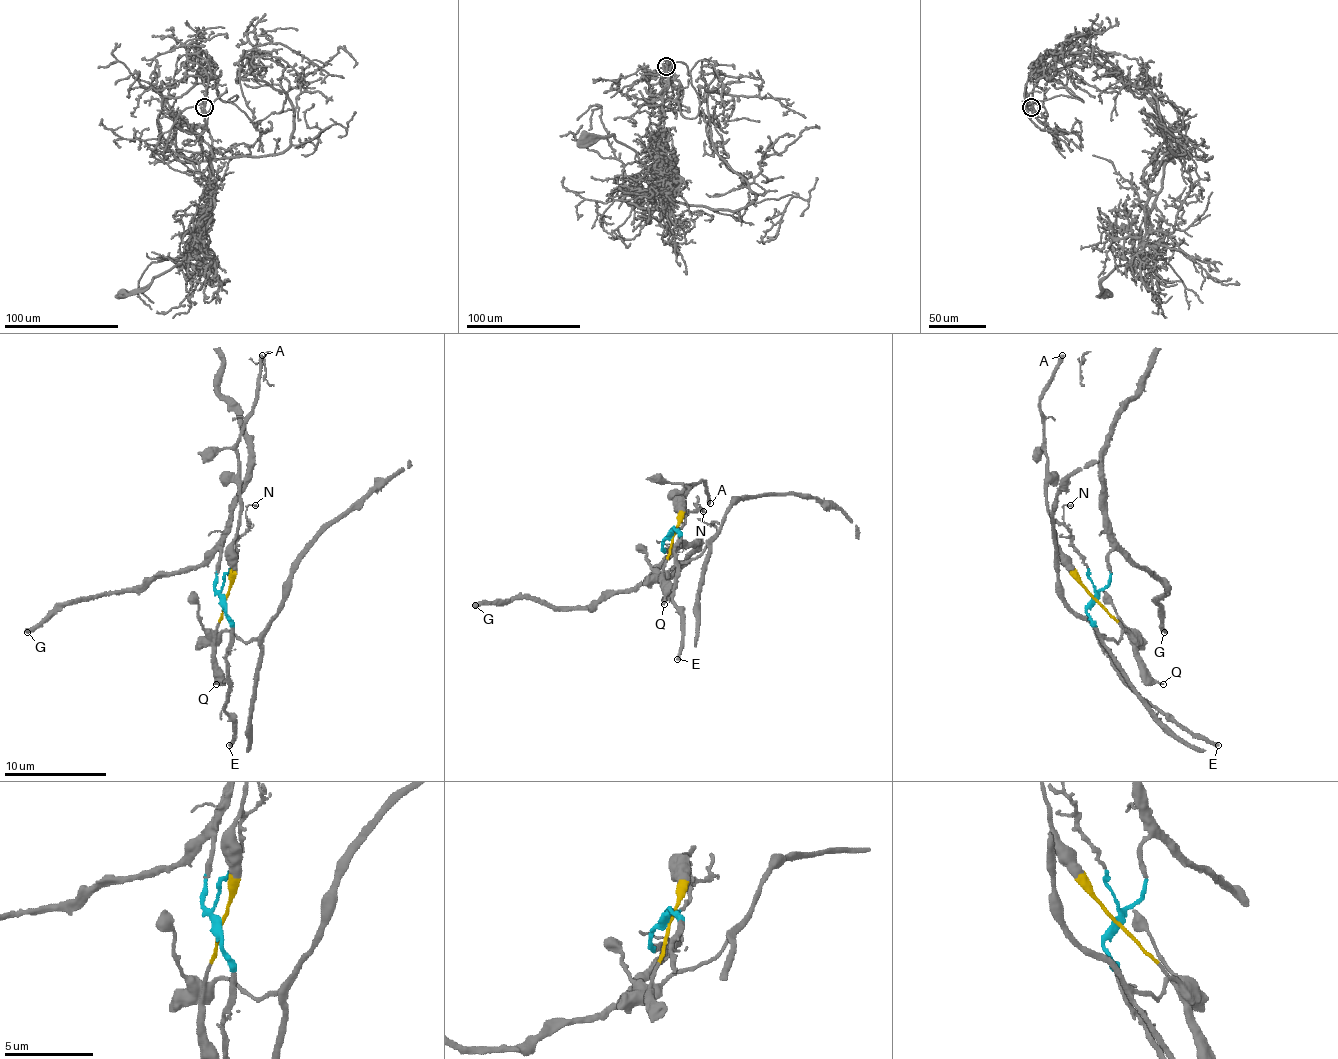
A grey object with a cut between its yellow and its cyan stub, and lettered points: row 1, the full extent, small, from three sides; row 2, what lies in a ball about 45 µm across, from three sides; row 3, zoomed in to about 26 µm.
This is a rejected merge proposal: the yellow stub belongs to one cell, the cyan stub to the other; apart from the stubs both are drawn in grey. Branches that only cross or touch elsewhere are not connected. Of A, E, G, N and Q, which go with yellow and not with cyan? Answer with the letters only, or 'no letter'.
A, Q

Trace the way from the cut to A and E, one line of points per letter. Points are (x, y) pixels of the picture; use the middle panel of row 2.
A: (673, 534), (679, 524), (679, 501), (689, 488), (686, 486), (702, 481), (709, 504)
E: (673, 534), (673, 529), (679, 534), (673, 552), (673, 601), (681, 621), (681, 649), (676, 660)

